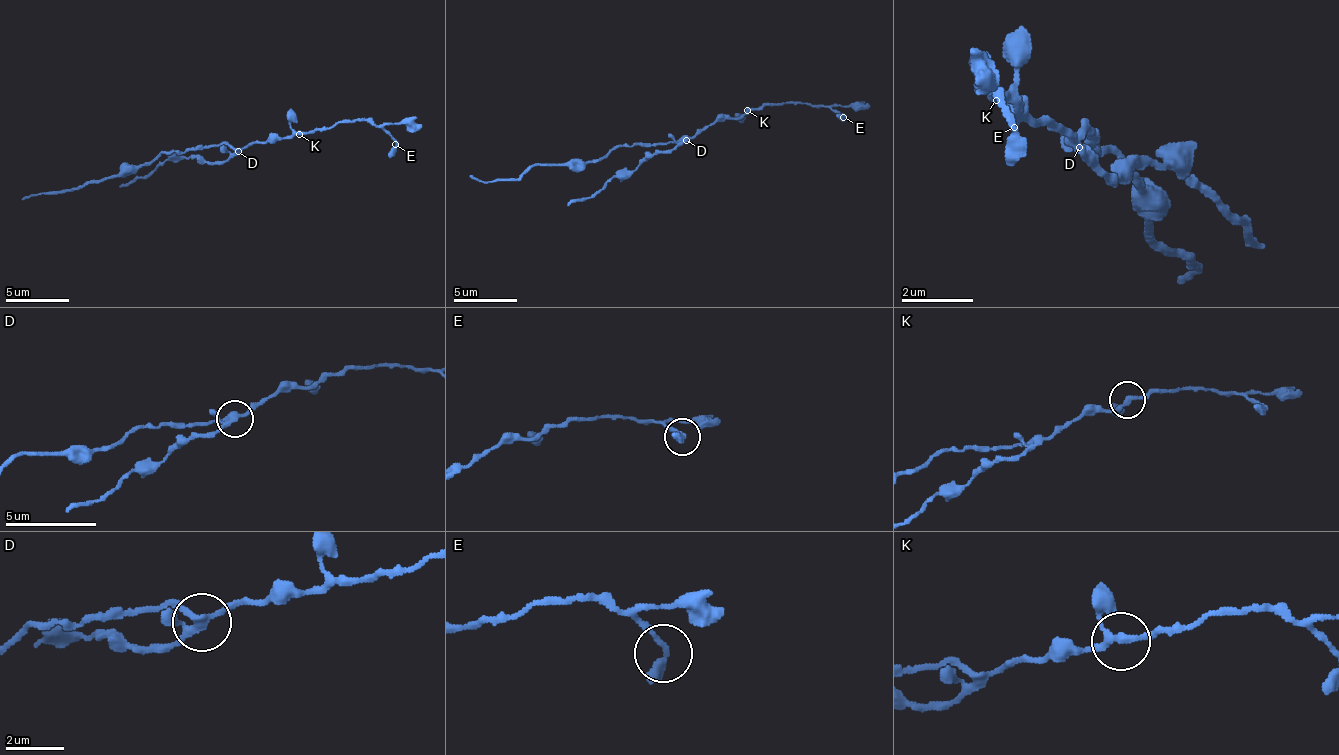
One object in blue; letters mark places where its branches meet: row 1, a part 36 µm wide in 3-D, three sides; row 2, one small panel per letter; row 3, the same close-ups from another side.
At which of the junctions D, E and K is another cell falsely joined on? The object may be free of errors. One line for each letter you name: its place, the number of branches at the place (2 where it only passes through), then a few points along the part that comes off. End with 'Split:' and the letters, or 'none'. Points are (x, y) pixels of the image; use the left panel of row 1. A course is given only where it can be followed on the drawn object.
D: (238, 151) | 4 | (238, 150), (219, 163), (168, 157), (152, 173), (120, 186)
Split: D

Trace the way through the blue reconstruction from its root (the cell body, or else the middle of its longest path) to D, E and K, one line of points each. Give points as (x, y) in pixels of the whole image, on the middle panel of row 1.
D: (667, 142), (670, 139), (686, 139)
E: (667, 142), (670, 139), (693, 139), (718, 120), (741, 120), (766, 104), (821, 104), (843, 117)
K: (667, 142), (670, 139), (693, 139), (718, 120), (738, 120), (747, 110)

